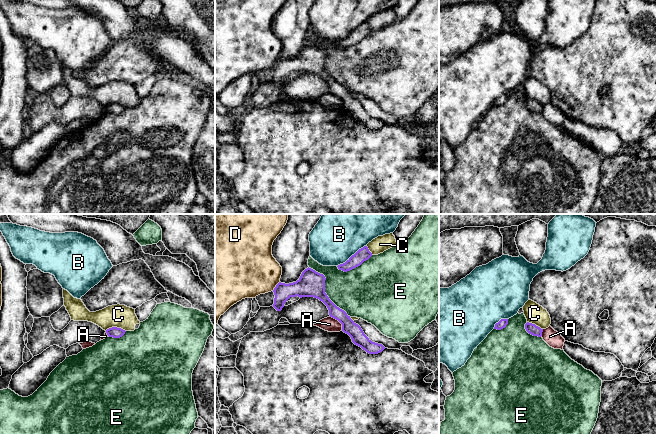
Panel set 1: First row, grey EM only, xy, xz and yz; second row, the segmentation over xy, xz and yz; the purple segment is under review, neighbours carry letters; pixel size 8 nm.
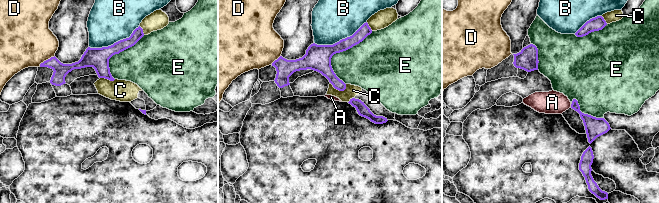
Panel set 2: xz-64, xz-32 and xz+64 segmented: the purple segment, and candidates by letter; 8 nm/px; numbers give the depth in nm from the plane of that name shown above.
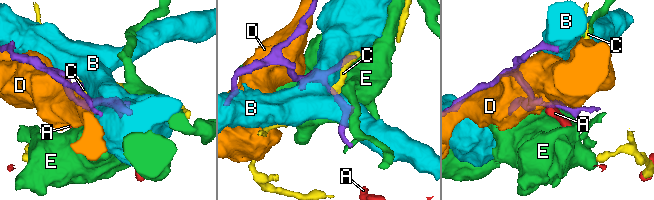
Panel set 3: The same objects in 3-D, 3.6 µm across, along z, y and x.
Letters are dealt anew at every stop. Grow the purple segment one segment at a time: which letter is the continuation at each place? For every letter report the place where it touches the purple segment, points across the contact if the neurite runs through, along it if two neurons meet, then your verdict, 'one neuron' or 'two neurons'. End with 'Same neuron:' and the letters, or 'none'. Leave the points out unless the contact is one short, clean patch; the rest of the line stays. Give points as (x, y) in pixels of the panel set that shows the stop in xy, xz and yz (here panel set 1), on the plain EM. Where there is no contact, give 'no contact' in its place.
A: contact xz (339, 97); border xz (330, 92), (341, 100), (342, 106); two neurons
B: contact xz (352, 31); two neurons
C: contact xy (115, 103); two neurons
D: contact xz (276, 62); two neurons
E: contact xz (324, 66); two neurons
Same neuron: none

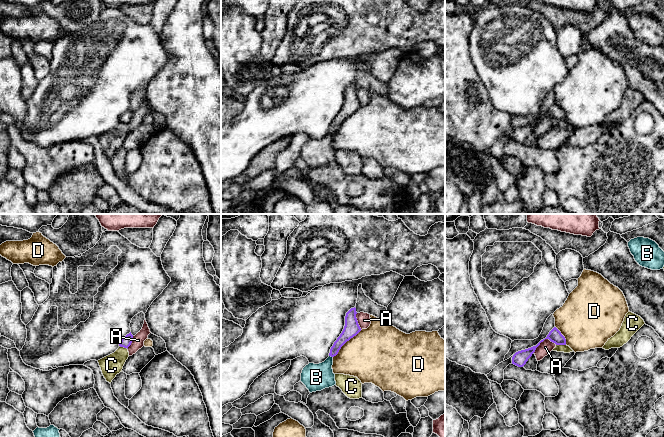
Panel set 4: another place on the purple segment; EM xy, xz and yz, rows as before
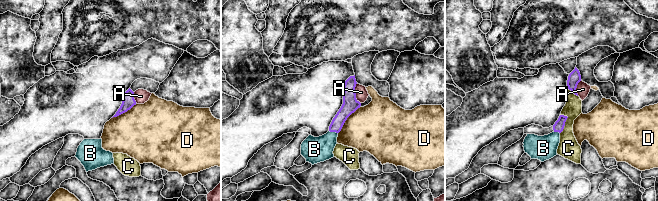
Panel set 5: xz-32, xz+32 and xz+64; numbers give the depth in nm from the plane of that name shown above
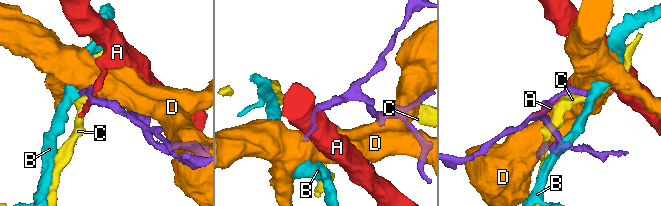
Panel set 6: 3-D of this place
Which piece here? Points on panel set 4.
A: contact yz (543, 116); border yz (556, 120), (548, 115), (544, 115), (533, 128); two neurons
B: contact xz (331, 132); way xz (349, 107), (337, 121), (331, 132), (325, 144), (316, 153); one neuron
C: contact yz (561, 120); border yz (556, 120), (565, 121); two neurons
D: contact xz (346, 117); two neurons
Same neuron: B

